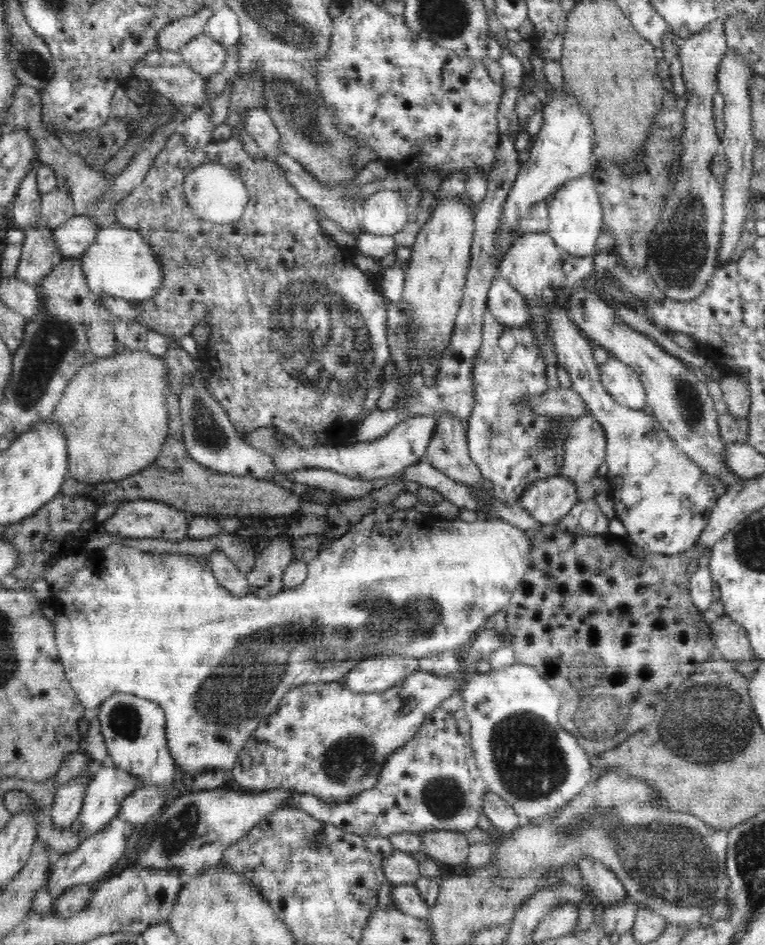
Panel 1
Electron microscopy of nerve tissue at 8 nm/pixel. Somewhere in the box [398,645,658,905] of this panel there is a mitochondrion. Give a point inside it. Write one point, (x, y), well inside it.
(528, 758)

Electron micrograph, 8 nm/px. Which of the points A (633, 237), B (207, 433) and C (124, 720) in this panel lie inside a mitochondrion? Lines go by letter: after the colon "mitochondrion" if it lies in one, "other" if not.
A: mitochondrion
B: mitochondrion
C: mitochondrion

